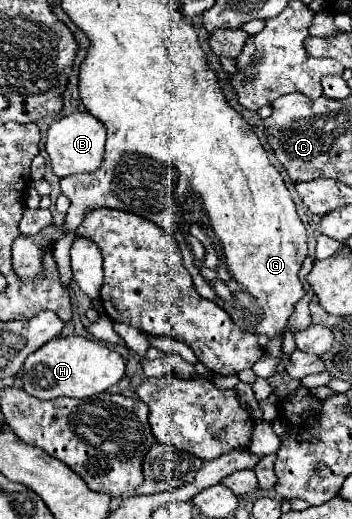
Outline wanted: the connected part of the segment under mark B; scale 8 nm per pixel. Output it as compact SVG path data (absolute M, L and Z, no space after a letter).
M73 112L69 116L57 118L47 128L45 150L51 158L53 174L59 178L99 168L103 158L103 146L105 146L105 126L89 112Z

